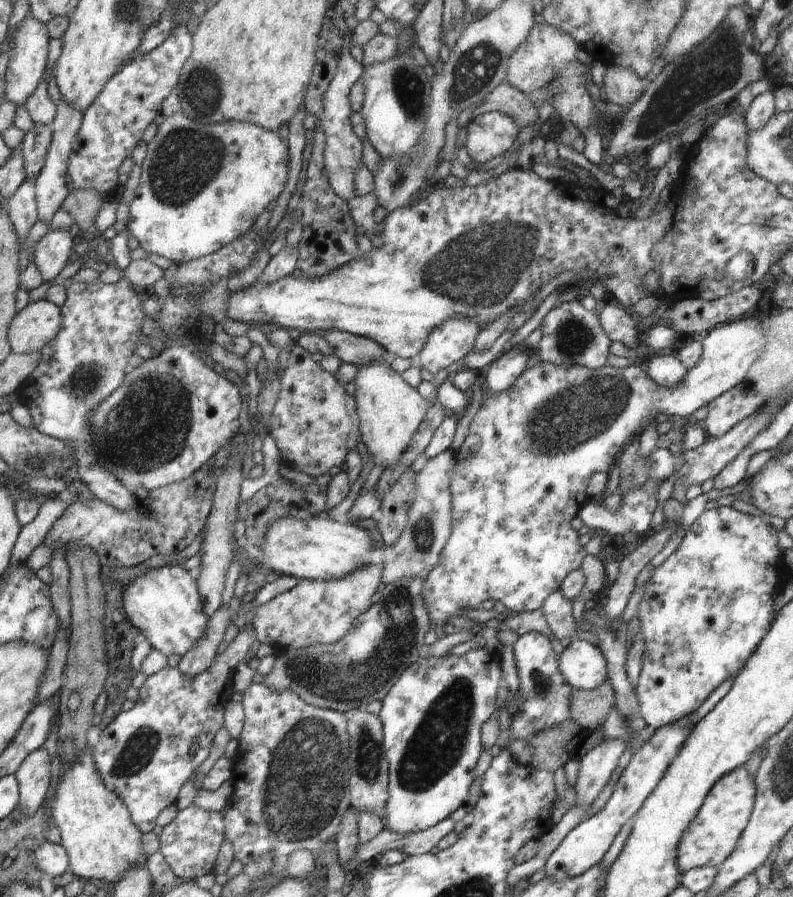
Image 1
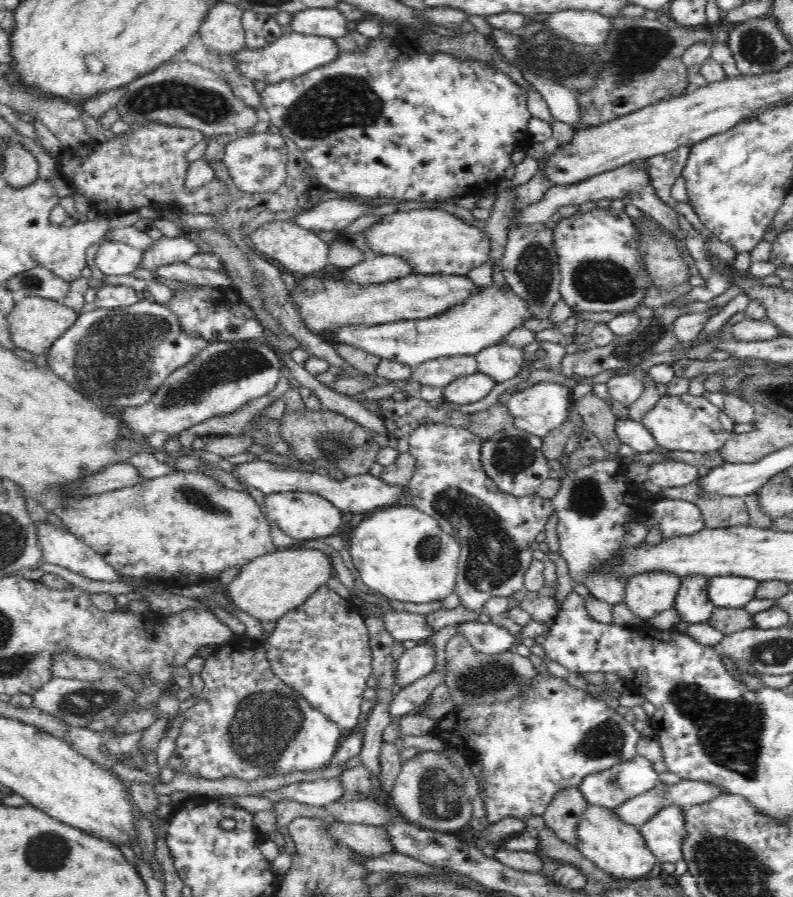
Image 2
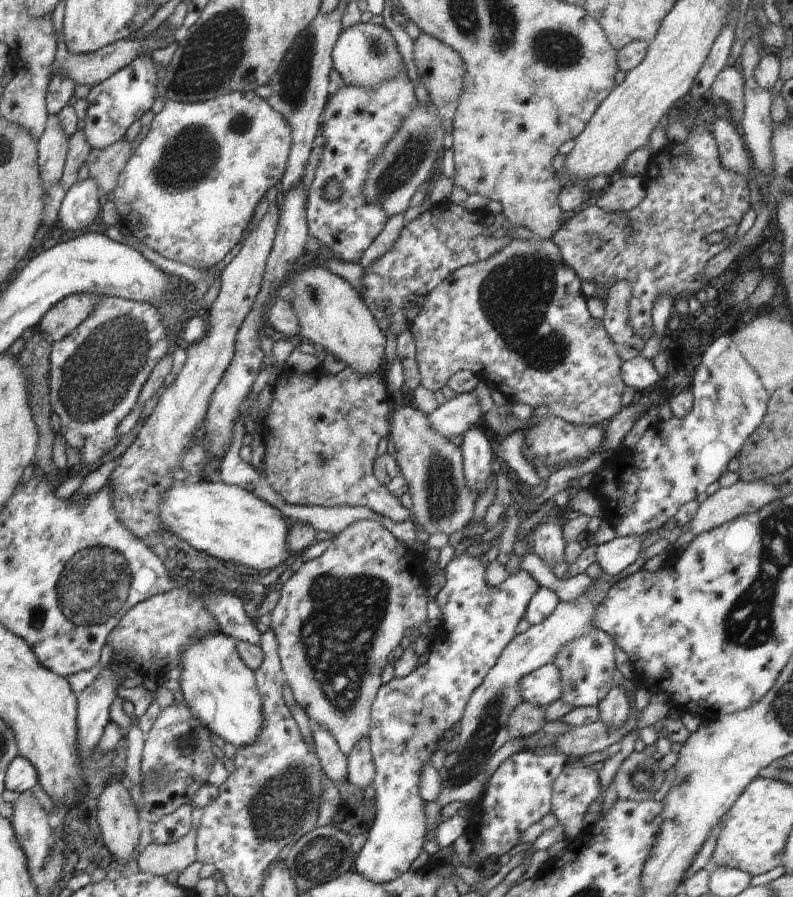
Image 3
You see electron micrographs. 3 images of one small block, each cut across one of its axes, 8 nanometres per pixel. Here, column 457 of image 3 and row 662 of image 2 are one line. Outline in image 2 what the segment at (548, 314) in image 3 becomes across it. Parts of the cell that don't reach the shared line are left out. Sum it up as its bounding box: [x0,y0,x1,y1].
[259,585,372,734]

